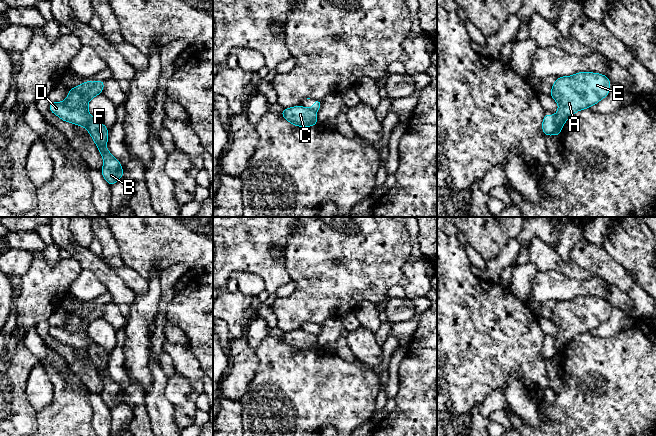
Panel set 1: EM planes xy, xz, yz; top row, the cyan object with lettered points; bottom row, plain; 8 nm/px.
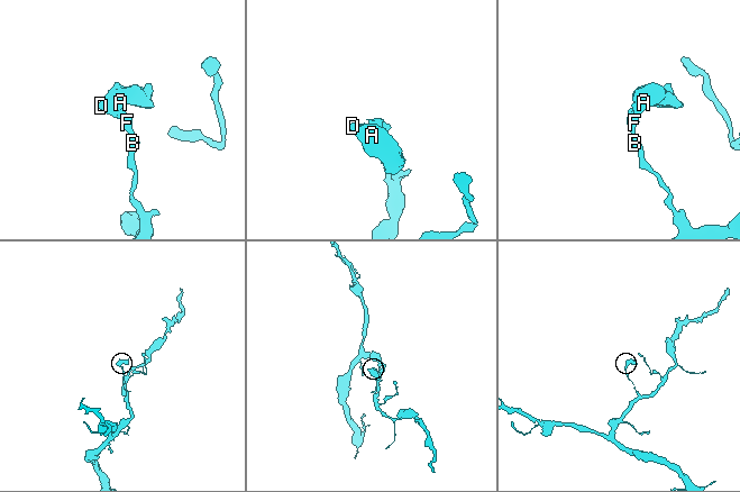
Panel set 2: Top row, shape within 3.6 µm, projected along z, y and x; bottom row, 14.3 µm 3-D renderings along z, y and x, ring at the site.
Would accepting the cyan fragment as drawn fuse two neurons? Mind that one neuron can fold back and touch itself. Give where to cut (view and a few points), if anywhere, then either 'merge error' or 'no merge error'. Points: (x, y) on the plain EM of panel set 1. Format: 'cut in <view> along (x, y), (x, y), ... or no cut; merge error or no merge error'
cut in yz along (553, 340), (556, 349), (560, 353); merge error

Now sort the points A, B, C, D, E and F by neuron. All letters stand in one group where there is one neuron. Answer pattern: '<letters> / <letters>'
A C D E / B F

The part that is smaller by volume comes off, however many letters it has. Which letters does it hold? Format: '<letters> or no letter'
A, C, D, E

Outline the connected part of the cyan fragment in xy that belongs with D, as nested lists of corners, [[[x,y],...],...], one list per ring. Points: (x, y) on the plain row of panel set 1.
[[[86,304],[81,309],[69,313],[64,326],[51,326],[49,334],[63,345],[86,352],[91,341],[88,326],[98,318],[102,318],[104,305],[89,306]]]

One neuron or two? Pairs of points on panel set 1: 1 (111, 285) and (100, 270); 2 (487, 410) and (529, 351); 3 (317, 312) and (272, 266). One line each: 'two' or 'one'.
1: one
2: two
3: two

